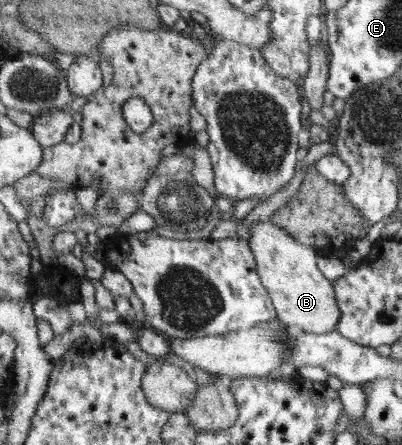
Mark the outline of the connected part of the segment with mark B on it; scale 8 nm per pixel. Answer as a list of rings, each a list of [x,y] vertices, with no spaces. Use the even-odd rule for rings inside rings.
[[[271,219],[266,222],[257,222],[250,229],[250,233],[249,245],[253,248],[257,260],[257,271],[277,308],[277,318],[287,326],[293,326],[308,333],[326,334],[336,330],[341,319],[341,308],[333,281],[328,280],[316,264],[317,252],[310,245],[296,240],[285,228],[275,225]]]

